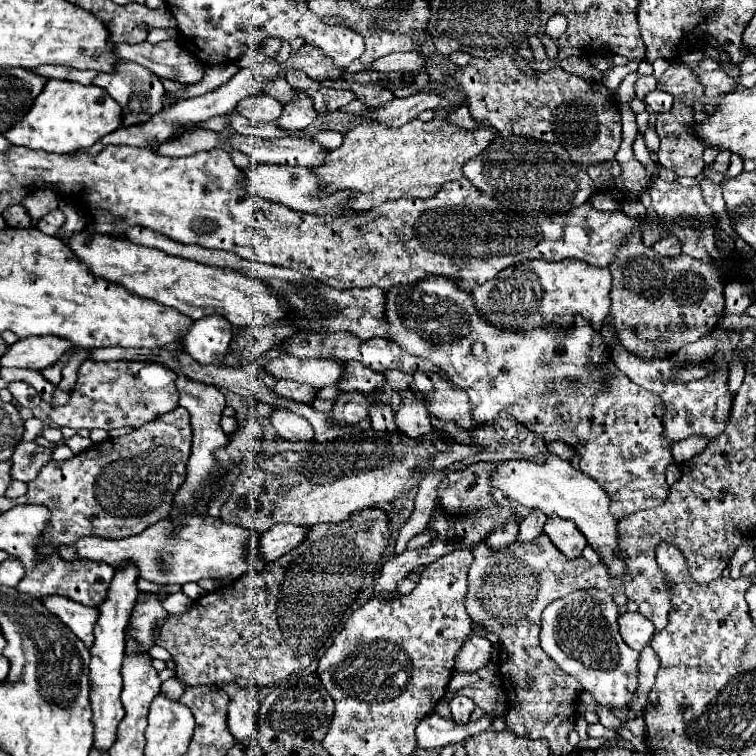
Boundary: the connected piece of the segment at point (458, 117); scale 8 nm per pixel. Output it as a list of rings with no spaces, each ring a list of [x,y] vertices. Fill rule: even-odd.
[[[460,106],[454,114],[450,114],[450,122],[458,124],[458,126],[462,126],[462,128],[478,128],[478,126],[484,126],[484,124],[472,120],[472,116],[470,116],[470,112],[468,112],[466,106]]]

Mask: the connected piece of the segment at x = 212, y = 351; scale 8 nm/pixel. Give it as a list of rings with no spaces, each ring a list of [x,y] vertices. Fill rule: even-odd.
[[[200,318],[186,334],[184,350],[202,366],[222,366],[232,340],[232,326],[226,318]]]

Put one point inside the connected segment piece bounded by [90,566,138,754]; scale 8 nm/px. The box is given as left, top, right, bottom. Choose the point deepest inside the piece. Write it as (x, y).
(107, 652)

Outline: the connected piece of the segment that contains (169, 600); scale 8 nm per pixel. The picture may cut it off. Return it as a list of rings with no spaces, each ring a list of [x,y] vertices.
[[[182,592],[166,594],[164,600],[162,600],[164,610],[170,612],[170,614],[180,614],[180,612],[184,612],[186,608],[190,608],[190,604],[192,604],[192,600],[190,600],[186,594],[182,594]]]

